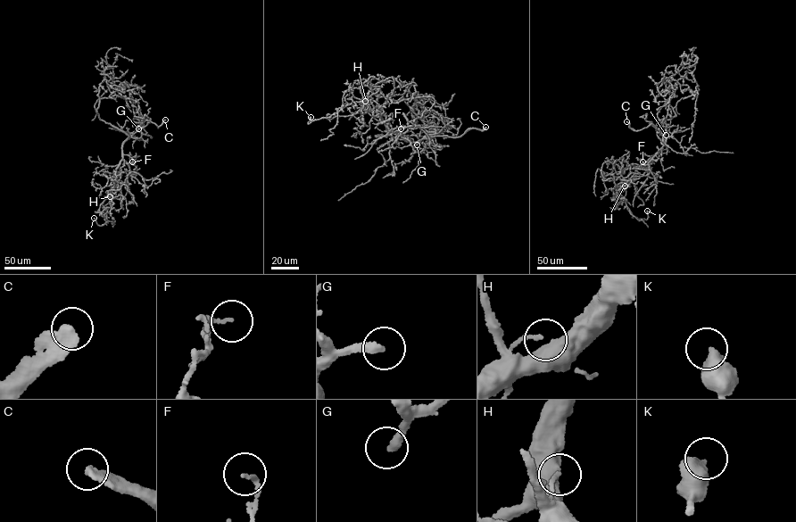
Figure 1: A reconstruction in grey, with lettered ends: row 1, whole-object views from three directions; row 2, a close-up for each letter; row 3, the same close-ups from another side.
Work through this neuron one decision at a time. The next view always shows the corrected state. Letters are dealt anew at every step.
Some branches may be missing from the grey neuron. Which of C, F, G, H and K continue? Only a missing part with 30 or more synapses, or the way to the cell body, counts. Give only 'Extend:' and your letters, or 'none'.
Extend: C, G

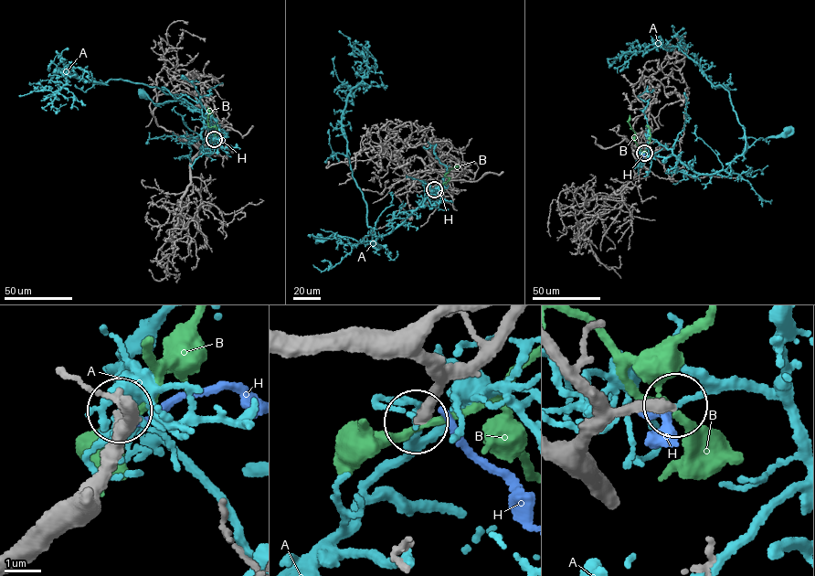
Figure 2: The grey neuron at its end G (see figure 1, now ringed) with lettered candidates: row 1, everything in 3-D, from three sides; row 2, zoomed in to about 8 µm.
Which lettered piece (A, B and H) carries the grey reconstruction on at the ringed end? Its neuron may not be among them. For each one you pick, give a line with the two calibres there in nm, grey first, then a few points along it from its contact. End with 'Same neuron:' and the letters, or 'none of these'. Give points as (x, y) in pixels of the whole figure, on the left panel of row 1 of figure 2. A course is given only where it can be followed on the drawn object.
Same neuron: none of these

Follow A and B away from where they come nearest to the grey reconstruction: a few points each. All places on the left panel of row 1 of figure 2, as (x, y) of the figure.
A: (214, 139), (211, 132), (210, 143), (202, 139), (201, 112), (176, 101), (153, 103), (142, 94)
B: (214, 139), (216, 128), (208, 126), (208, 107)

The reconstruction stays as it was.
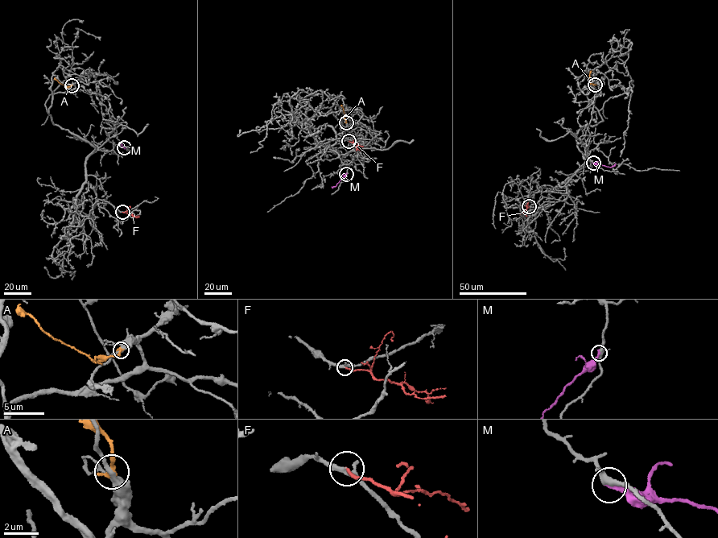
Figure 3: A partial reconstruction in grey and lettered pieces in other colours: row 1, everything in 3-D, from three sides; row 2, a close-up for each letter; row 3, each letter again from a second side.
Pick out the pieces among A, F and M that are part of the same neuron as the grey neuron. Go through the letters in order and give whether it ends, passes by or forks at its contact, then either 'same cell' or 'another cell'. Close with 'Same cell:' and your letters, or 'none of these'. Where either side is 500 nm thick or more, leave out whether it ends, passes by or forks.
A: it ends | another cell
F: it ends | same cell
M: it ends | another cell
Same cell: F

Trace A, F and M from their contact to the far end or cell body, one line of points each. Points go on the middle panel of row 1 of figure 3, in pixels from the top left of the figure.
A: (346, 122), (341, 105)
F: (348, 140), (363, 146)
M: (346, 174), (336, 184), (332, 187)

